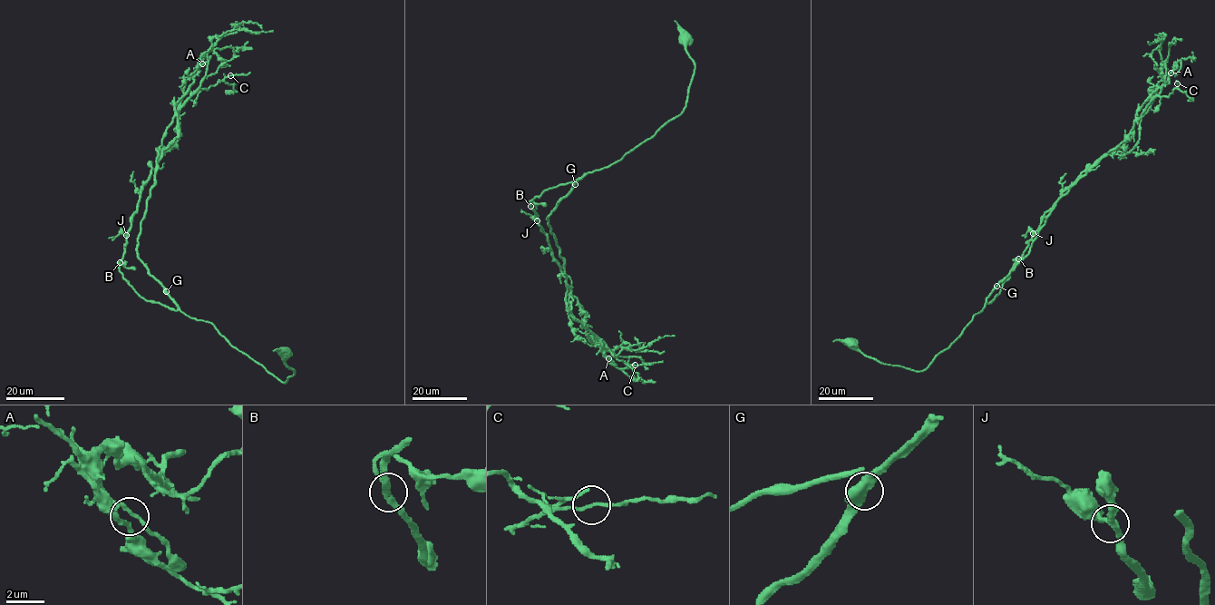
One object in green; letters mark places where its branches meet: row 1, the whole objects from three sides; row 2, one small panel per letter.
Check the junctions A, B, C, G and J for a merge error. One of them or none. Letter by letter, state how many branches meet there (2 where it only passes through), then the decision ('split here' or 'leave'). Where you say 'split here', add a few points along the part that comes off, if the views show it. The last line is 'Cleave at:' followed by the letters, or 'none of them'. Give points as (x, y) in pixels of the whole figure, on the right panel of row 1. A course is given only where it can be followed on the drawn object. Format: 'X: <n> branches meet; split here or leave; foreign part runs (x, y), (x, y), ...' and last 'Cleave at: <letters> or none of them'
A: 2 branches meet; leave
B: 3 branches meet; leave
C: 2 branches meet; leave
G: 2 branches meet; leave
J: 3 branches meet; leave
Cleave at: none of them

